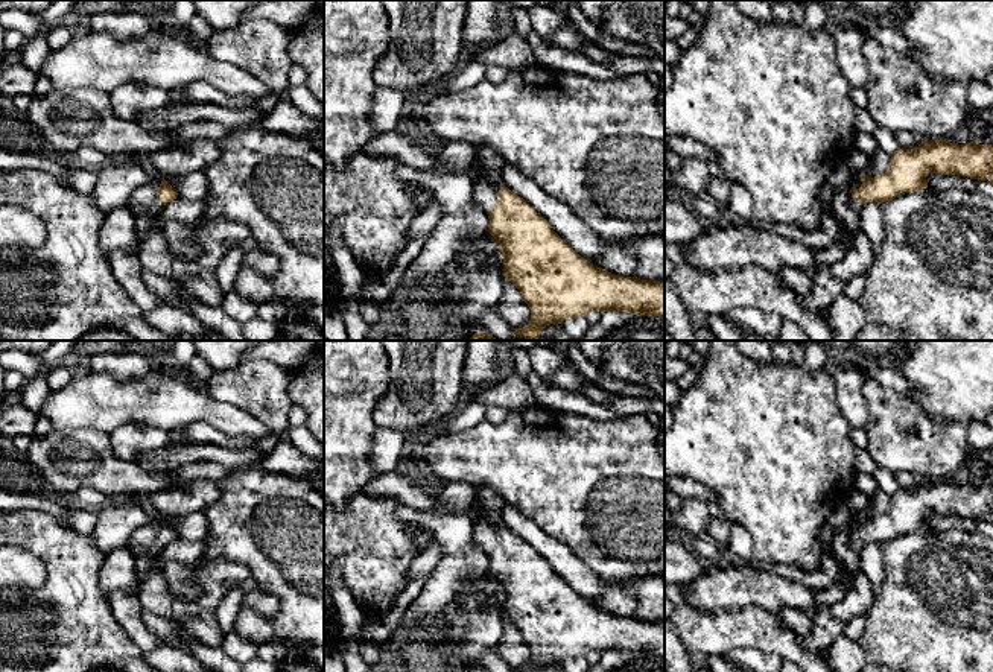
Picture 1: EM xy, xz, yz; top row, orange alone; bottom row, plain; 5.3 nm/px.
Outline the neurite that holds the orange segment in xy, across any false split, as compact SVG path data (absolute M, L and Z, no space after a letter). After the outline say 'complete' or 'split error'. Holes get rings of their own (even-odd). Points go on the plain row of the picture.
M154 517L149 523L137 529L129 538L134 552L135 575L141 576L146 573L152 563L152 556L176 538L176 531L160 517Z; split error

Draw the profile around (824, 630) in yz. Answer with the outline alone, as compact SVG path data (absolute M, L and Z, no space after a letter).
M859 572L852 579L852 587L844 596L830 605L815 613L811 629L806 636L792 632L788 626L783 628L791 632L795 640L812 654L821 654L824 649L842 636L844 623L855 616L867 616L874 598L874 584Z

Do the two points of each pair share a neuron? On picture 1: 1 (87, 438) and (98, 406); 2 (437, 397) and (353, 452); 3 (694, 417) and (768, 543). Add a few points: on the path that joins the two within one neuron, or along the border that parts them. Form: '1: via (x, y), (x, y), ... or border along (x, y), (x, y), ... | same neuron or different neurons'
1: border along (55, 429), (76, 431), (95, 427), (107, 435) | different neurons
2: border along (385, 391), (374, 406), (374, 426) | different neurons
3: via (726, 449), (768, 491), (768, 511) | same neuron

